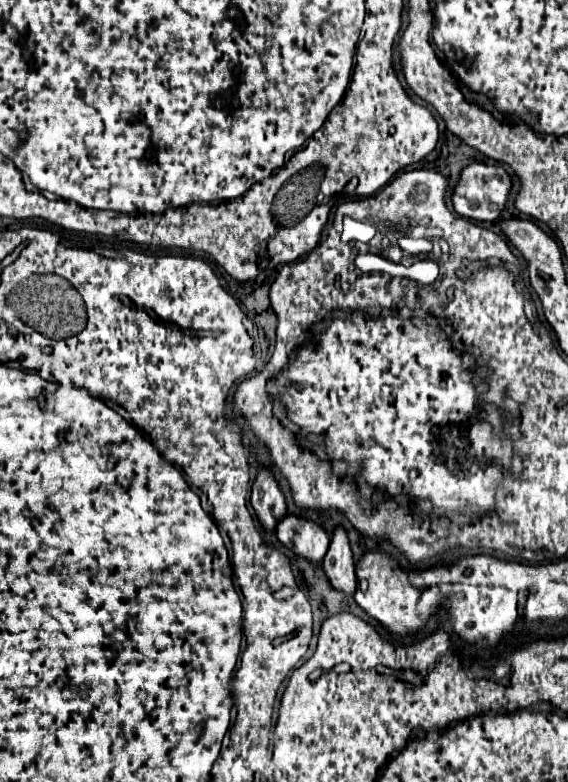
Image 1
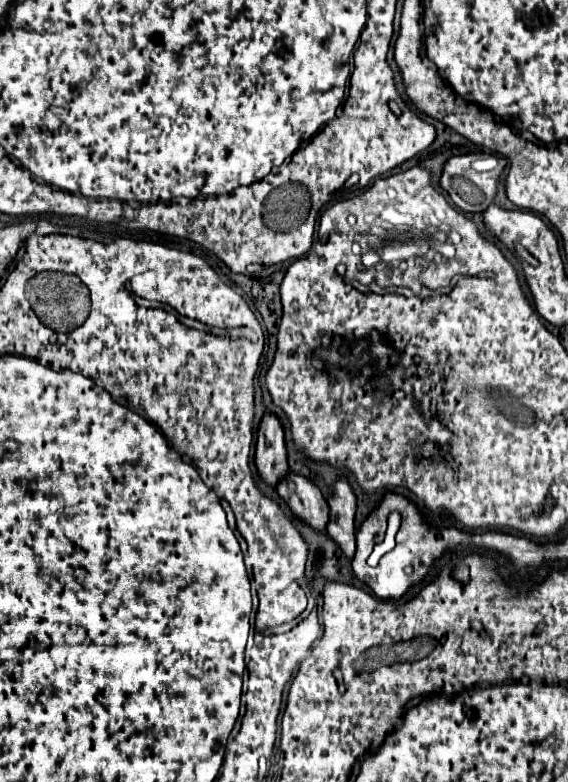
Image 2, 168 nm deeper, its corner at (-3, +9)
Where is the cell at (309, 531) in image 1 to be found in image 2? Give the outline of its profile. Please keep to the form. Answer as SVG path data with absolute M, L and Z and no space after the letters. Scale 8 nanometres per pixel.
M289 472L277 484L279 496L289 504L289 508L303 518L309 526L321 530L329 522L329 506L319 490L309 478Z

